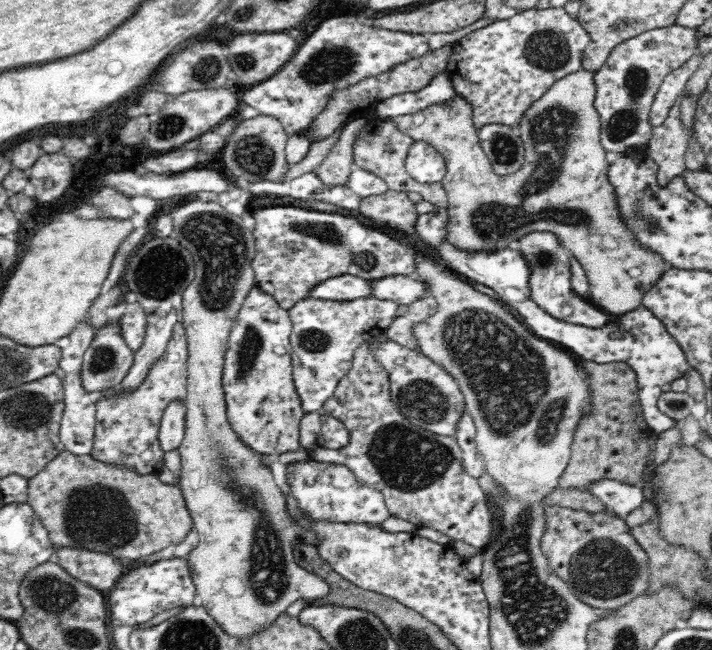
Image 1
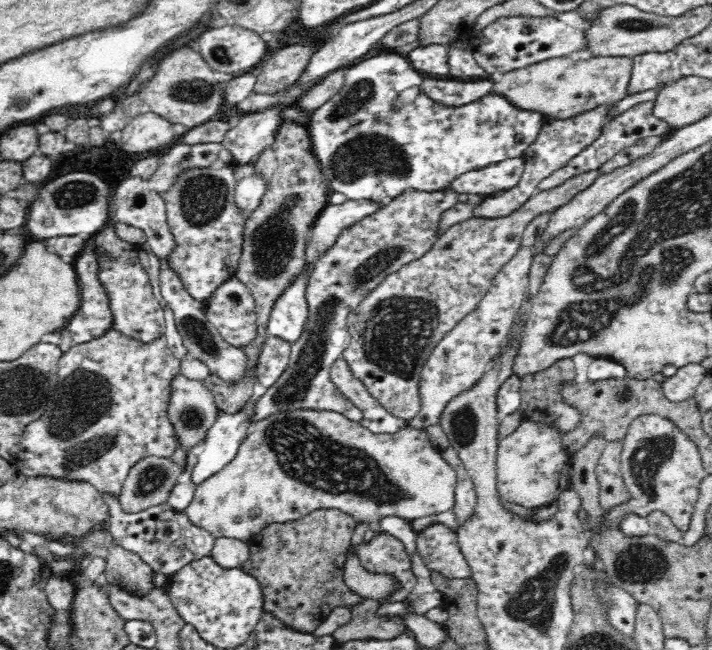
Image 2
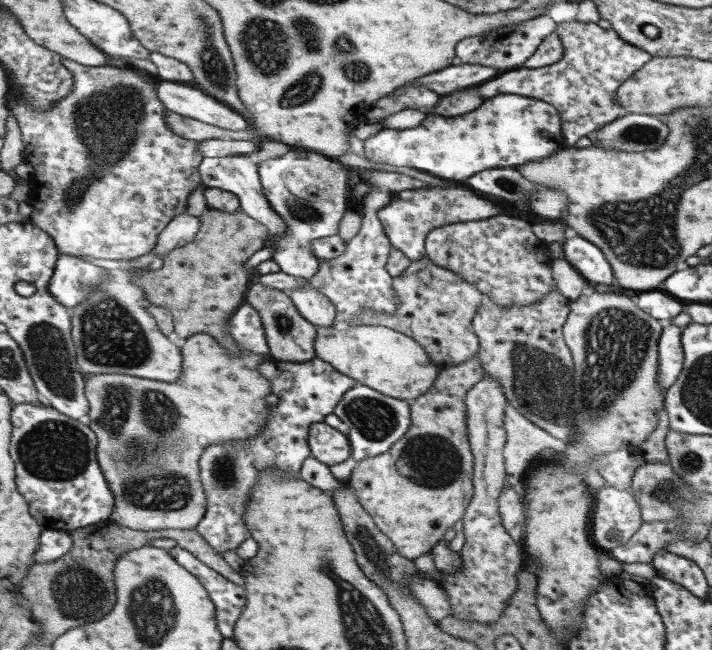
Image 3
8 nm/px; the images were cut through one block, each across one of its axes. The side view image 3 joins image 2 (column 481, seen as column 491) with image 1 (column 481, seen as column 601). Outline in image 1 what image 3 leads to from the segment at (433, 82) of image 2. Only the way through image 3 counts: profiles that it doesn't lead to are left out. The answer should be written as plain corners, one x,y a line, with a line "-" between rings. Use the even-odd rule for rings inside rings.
563,7
518,11
511,18
492,22
453,43
445,74
452,81
456,94
470,103
474,130
479,131
486,125
512,127
556,81
582,69
582,54
589,42
586,29
576,18
570,17

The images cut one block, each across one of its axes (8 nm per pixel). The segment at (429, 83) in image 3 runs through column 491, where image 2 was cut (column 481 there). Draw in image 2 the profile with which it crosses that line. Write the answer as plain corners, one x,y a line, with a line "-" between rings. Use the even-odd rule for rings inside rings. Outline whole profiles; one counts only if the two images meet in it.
464,34
458,43
448,46
448,65
450,65
450,74
448,78
458,78
459,80
477,81
478,79
490,79
484,68
480,67
471,49
467,49
464,44

